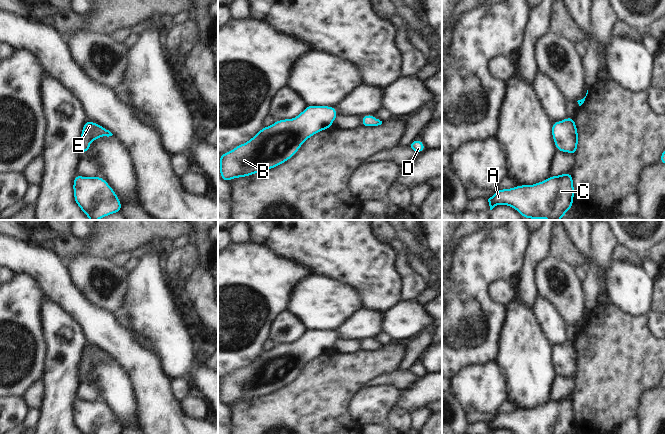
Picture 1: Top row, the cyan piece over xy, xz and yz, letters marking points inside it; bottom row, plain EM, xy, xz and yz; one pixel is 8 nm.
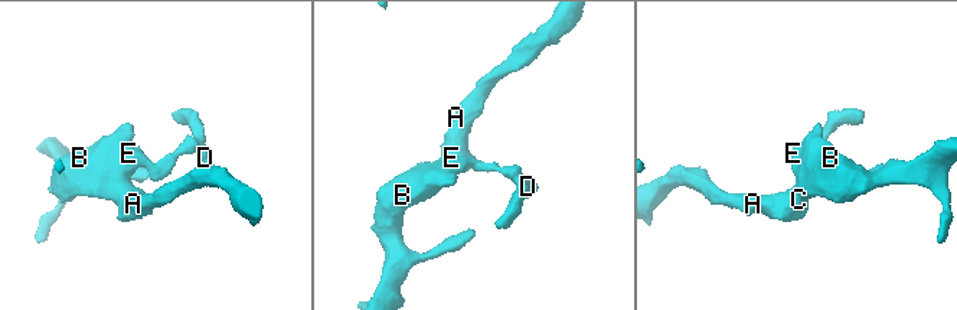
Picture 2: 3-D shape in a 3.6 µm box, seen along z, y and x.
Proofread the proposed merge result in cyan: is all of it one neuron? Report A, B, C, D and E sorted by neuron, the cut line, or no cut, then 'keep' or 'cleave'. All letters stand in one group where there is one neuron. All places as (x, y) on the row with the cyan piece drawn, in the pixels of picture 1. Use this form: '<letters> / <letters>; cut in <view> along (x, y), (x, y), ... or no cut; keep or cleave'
A B C D E; no cut; keep

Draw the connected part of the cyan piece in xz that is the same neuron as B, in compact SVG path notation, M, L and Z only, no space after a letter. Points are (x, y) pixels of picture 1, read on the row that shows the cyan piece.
M309 105L297 117L263 127L249 141L220 155L220 178L228 182L283 164L308 138L332 128L337 116L334 106Z

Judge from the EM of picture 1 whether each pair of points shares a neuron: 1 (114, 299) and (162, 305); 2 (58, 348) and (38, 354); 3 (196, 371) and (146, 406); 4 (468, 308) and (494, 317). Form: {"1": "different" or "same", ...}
{"1": "different", "2": "different", "3": "different", "4": "same"}

